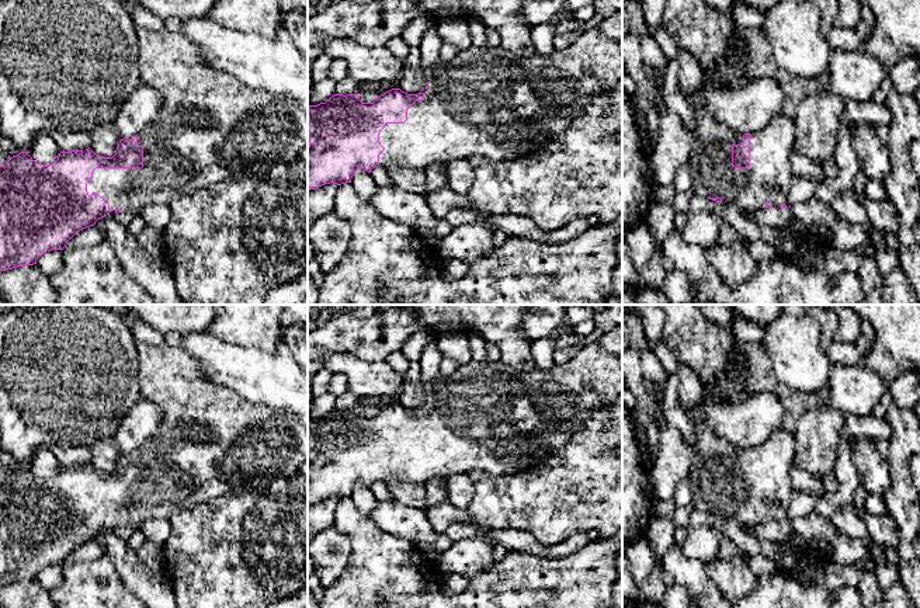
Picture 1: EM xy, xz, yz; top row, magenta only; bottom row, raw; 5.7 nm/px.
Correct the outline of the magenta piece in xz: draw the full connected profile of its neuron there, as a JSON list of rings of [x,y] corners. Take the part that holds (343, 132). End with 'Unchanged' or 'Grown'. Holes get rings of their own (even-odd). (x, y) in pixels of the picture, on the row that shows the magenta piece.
[[[597,28],[584,31],[577,39],[565,49],[555,49],[551,55],[535,53],[532,56],[517,56],[500,46],[475,46],[459,51],[451,62],[438,62],[426,70],[431,76],[431,84],[419,94],[407,94],[400,88],[392,88],[381,94],[374,103],[362,103],[358,94],[334,94],[326,103],[308,107],[308,190],[316,190],[324,184],[337,185],[351,183],[358,168],[371,173],[374,167],[386,167],[389,163],[402,163],[403,166],[426,173],[434,163],[448,163],[451,160],[469,159],[475,154],[492,160],[513,160],[524,157],[544,147],[549,140],[558,139],[566,126],[577,118],[590,103],[593,95],[605,88],[611,88],[622,81],[622,41],[607,39]]]. Grown

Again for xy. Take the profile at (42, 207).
[[[136,28],[136,42],[138,66],[142,83],[155,88],[162,97],[162,105],[157,115],[139,135],[128,140],[121,139],[112,157],[98,156],[88,147],[84,150],[60,152],[55,163],[44,166],[37,163],[28,152],[21,152],[20,154],[13,156],[4,166],[0,166],[0,271],[37,264],[37,260],[44,253],[63,250],[76,233],[94,226],[98,219],[107,215],[115,215],[121,211],[136,212],[149,204],[171,204],[178,197],[228,180],[242,180],[250,176],[264,177],[274,164],[295,160],[298,159],[299,152],[303,147],[308,147],[308,114],[295,100],[267,90],[251,88],[240,83],[235,76],[209,67],[201,59],[195,45],[192,45],[181,32]]]. Grown

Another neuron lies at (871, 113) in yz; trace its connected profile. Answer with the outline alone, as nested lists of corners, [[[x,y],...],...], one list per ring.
[[[844,98],[844,111],[839,128],[839,142],[832,156],[840,167],[840,174],[829,180],[826,178],[815,190],[815,198],[830,205],[833,199],[843,191],[853,187],[854,177],[860,170],[860,161],[853,147],[853,136],[850,132],[851,124],[879,124],[889,126],[892,122],[892,112],[883,104],[875,101],[854,101]]]

